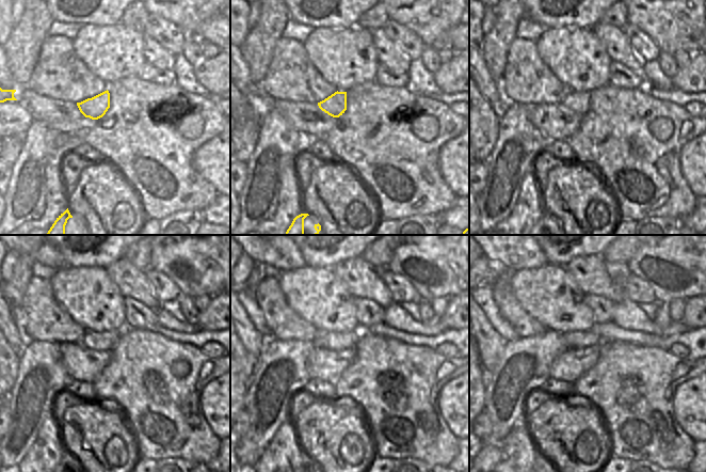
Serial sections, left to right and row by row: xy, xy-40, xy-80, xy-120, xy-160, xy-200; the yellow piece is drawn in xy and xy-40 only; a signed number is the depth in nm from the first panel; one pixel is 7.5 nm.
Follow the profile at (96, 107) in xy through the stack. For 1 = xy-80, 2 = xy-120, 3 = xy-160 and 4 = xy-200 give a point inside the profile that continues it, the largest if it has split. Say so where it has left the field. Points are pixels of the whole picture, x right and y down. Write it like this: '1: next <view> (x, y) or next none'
1: next xy-80 (578, 101)
2: next xy-120 (106, 341)
3: next xy-160 (332, 341)
4: next xy-200 (573, 339)

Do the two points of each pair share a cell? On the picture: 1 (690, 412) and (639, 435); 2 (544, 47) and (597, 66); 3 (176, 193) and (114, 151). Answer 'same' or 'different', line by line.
1: different
2: same
3: same

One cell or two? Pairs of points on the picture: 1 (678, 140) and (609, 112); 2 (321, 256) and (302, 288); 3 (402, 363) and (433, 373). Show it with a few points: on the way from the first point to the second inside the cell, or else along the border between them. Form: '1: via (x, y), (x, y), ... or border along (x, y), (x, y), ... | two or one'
1: via (661, 146), (643, 146), (626, 129) | one
2: border along (306, 265), (327, 266), (330, 268) | two
3: via (410, 371), (412, 373), (426, 373) | one

